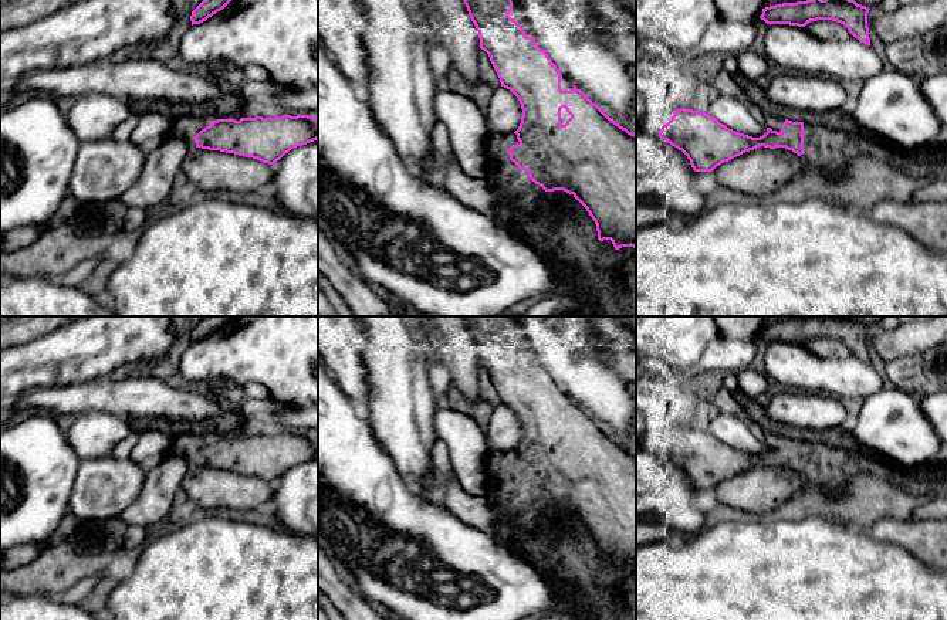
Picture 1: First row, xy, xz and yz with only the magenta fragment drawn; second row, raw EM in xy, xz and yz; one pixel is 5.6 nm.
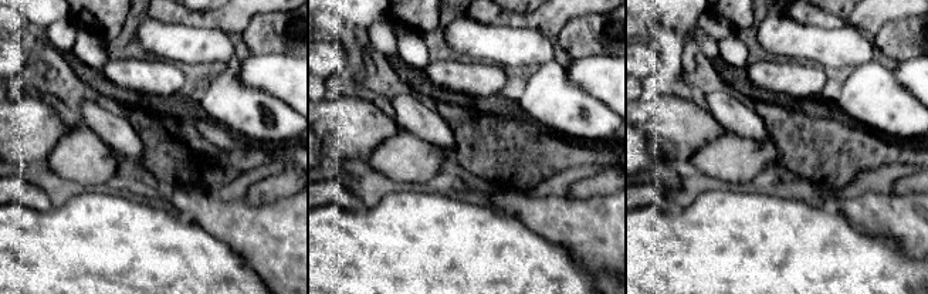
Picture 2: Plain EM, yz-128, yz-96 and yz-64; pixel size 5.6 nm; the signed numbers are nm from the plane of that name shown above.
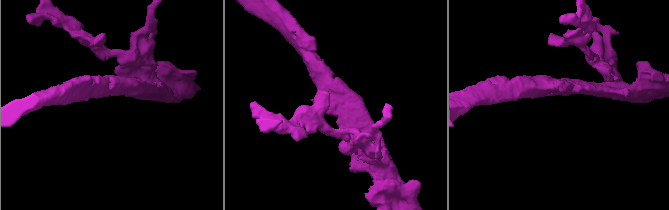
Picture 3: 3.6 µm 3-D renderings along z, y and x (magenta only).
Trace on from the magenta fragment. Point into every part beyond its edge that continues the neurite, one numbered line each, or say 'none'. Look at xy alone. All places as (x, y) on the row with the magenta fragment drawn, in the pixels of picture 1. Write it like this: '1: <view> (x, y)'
1: xy (186, 126)

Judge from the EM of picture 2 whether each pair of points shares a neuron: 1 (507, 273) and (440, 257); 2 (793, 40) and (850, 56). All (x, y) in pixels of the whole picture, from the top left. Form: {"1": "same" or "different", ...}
{"1": "same", "2": "same"}

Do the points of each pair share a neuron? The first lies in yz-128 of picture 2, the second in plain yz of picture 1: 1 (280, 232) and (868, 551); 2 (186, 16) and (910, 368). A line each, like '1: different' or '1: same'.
1: different
2: different

